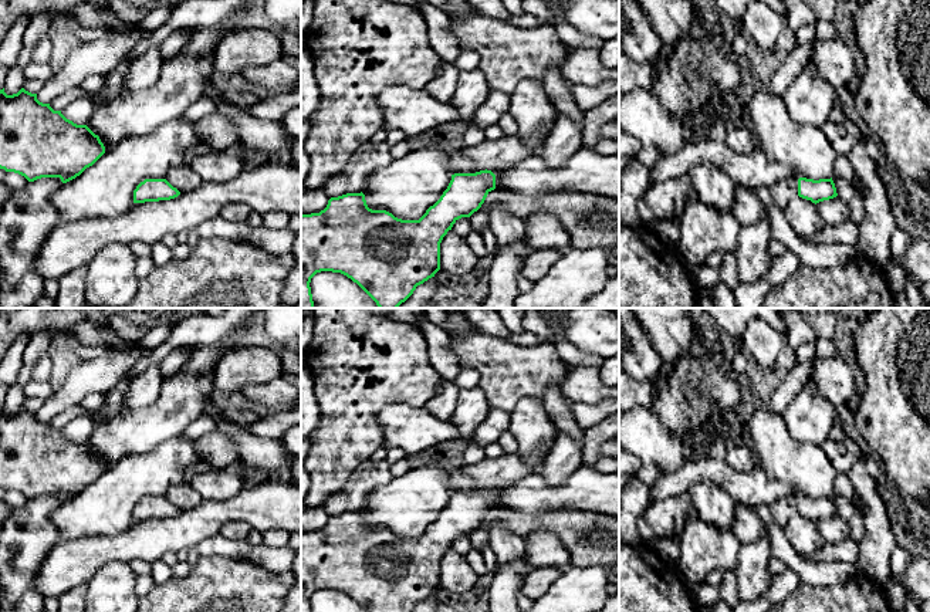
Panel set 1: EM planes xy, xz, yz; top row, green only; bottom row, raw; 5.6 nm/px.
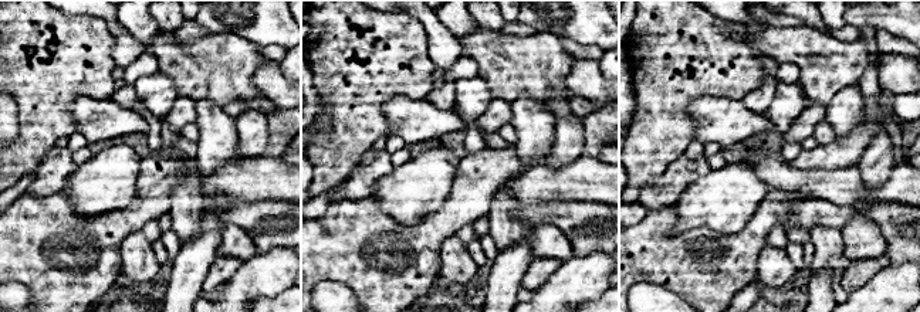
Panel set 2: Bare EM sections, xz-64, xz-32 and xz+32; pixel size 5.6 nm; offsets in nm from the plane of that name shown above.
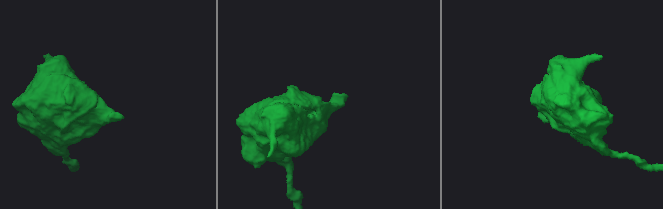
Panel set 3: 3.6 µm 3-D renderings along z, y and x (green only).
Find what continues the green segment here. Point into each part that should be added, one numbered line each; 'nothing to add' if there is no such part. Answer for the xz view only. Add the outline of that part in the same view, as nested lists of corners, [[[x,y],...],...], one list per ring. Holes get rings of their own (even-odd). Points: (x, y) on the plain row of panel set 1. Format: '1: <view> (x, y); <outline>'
1: xz (491, 472); [[[518,452],[504,453],[500,457],[484,457],[476,464],[463,466],[461,470],[469,479],[493,490],[538,471],[545,456],[545,452],[538,452],[530,457],[523,457]]]

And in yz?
1: yz (784, 509); [[[789,496],[779,498],[770,504],[771,514],[775,520],[775,523],[784,528],[788,520],[792,515],[798,514],[798,497],[797,496]]]

